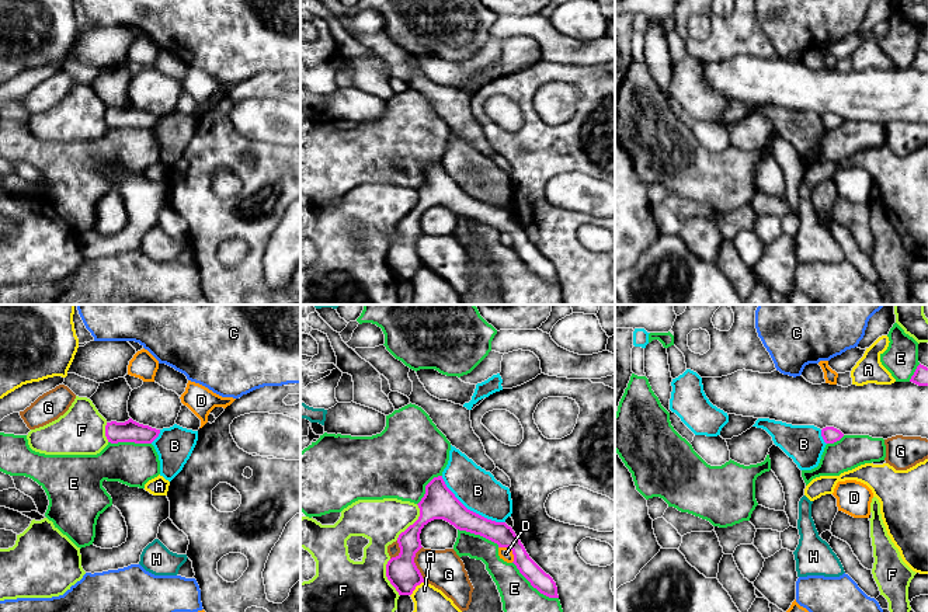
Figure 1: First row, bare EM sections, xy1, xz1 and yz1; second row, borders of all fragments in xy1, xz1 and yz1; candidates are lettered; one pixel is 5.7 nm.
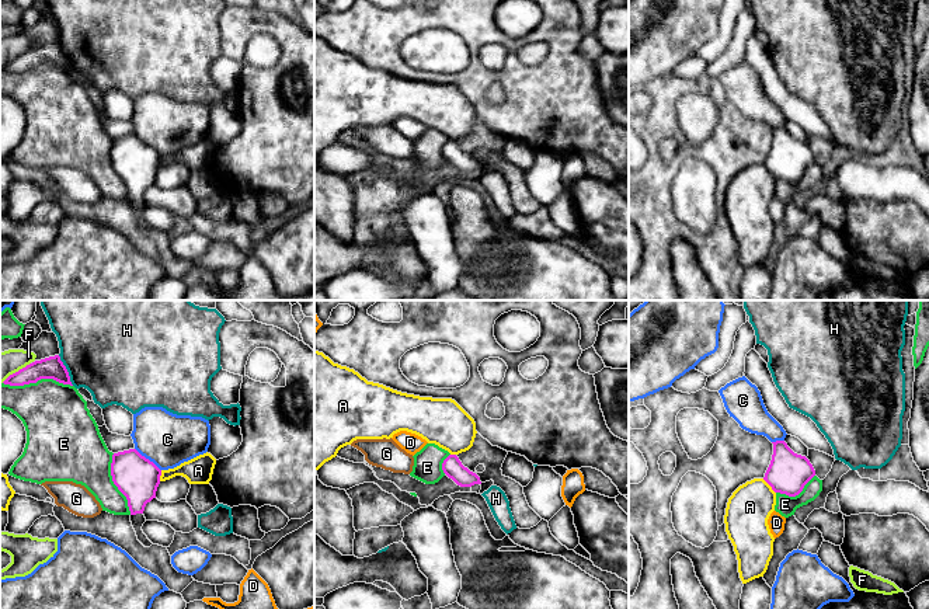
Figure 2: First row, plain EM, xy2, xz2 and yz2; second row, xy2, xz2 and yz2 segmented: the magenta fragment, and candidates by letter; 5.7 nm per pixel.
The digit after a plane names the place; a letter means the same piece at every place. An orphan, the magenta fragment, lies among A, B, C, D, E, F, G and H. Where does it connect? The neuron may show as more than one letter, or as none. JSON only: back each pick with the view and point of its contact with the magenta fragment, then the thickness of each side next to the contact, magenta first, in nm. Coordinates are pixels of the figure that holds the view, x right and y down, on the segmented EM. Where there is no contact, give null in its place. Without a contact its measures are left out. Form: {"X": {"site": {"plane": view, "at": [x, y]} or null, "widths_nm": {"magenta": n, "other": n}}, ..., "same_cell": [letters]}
{"same_cell": []}

